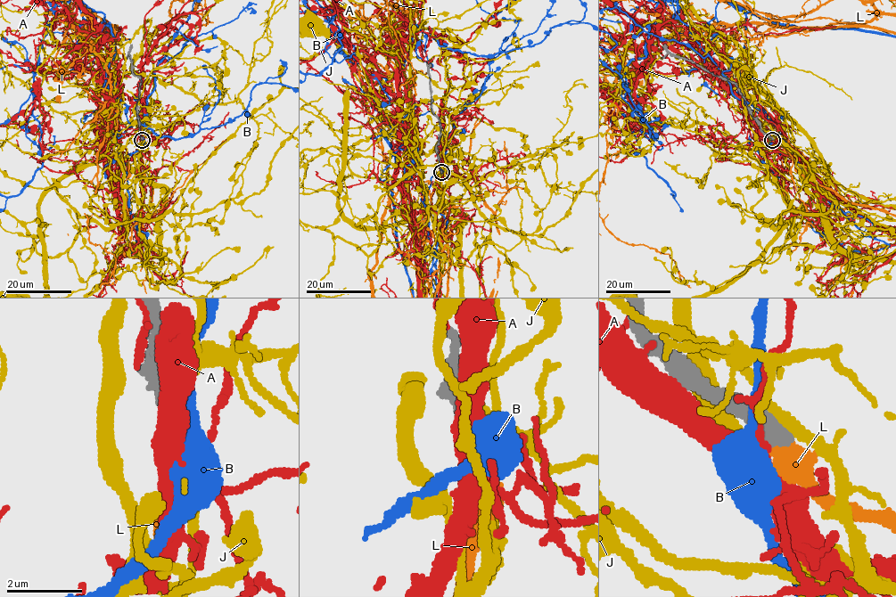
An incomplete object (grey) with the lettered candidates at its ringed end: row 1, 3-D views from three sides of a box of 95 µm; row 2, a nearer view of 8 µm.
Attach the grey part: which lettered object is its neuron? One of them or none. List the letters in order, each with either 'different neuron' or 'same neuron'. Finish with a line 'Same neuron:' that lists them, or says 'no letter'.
A: different neuron
B: different neuron
J: different neuron
L: same neuron
Same neuron: L

